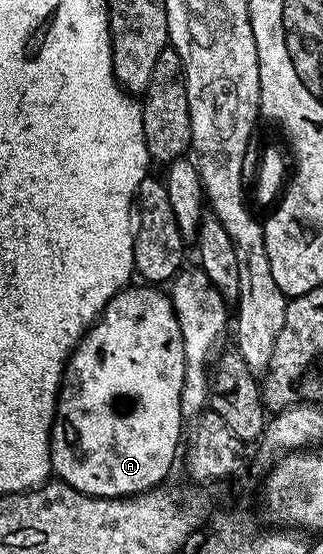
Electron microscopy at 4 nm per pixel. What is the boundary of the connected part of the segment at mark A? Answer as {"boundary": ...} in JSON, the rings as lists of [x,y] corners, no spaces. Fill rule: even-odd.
{"boundary":[[[126,286],[121,289],[120,292],[115,294],[115,298],[111,298],[107,302],[107,306],[101,312],[101,317],[96,320],[92,326],[86,332],[85,337],[75,345],[73,355],[69,357],[65,365],[65,375],[61,378],[61,393],[57,396],[57,413],[53,419],[53,433],[49,435],[49,449],[51,450],[51,462],[53,463],[51,472],[56,479],[62,480],[67,486],[71,486],[75,490],[79,490],[83,494],[88,496],[98,496],[99,498],[111,498],[112,500],[118,500],[121,496],[135,496],[138,492],[147,492],[151,488],[164,485],[166,483],[165,475],[173,468],[173,459],[177,456],[177,447],[182,447],[183,436],[181,440],[181,419],[183,419],[183,413],[181,410],[181,391],[183,390],[183,378],[185,377],[185,347],[183,346],[183,334],[179,330],[179,318],[175,314],[173,309],[172,299],[168,295],[165,296],[160,292],[162,290],[157,286],[141,286],[143,288],[133,288],[134,286]]]}

